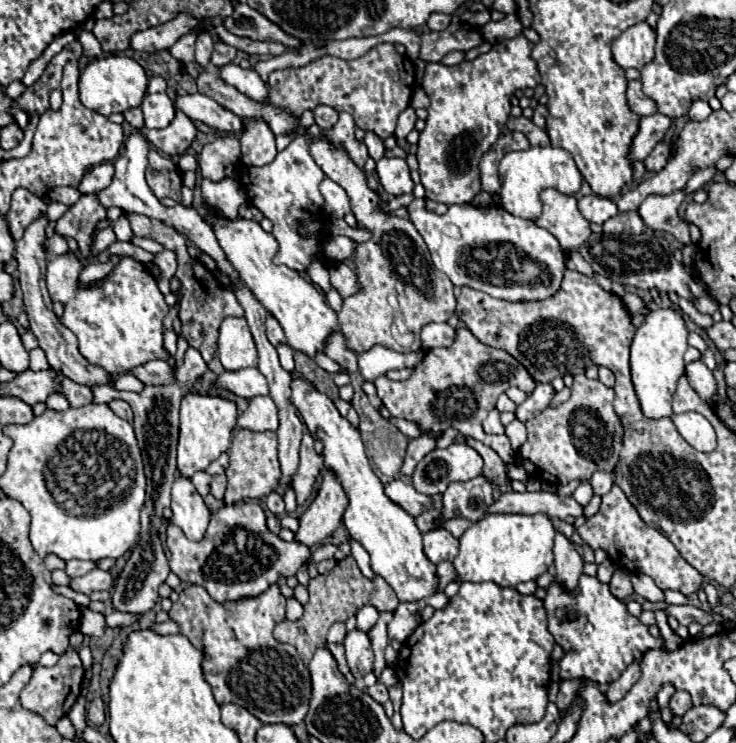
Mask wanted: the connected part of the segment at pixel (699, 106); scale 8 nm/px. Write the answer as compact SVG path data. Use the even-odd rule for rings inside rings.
M695 100L691 104L691 108L687 110L687 116L691 120L705 120L709 114L711 114L711 108L709 108L709 104L705 100Z

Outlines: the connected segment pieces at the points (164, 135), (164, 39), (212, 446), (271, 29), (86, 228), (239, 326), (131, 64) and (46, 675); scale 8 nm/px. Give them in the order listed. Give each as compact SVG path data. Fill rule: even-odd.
M177 110L173 122L167 128L145 130L145 136L153 148L165 152L167 156L177 156L185 154L191 148L197 136L197 128L191 118L187 118L183 112Z
M179 14L175 20L147 28L143 32L135 32L131 36L131 48L133 50L145 50L145 52L159 52L159 50L169 50L183 34L189 30L197 28L199 20L191 18L189 14Z
M187 394L181 400L179 410L179 446L177 446L177 472L191 478L197 470L207 470L207 466L219 458L221 452L229 450L233 428L237 420L237 406L219 396Z
M237 4L233 14L223 20L223 26L235 34L235 36L245 36L251 40L267 40L267 42L281 42L285 46L297 48L301 42L289 34L285 34L277 24L267 20L263 14L253 10L247 4Z
M83 194L55 224L55 232L65 240L71 236L79 242L79 250L85 258L91 254L91 234L95 224L105 218L105 208L99 204L95 194Z
M225 318L219 328L219 360L225 370L257 366L257 348L245 318Z
M109 54L107 58L91 60L79 76L79 100L85 108L95 110L103 116L113 112L125 112L129 108L141 106L147 92L147 74L145 70L125 54Z
M67 650L55 666L51 666L51 668L35 666L33 668L31 680L21 690L21 704L31 712L41 714L49 724L55 724L75 704L75 700L81 692L81 680L83 680L83 666L81 666L79 654L75 650Z

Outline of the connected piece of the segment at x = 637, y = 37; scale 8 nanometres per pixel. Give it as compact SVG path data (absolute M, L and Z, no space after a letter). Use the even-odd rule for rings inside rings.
M635 24L627 28L619 38L613 40L611 52L613 60L623 68L637 68L641 70L647 62L653 60L653 46L655 46L655 32L645 24Z

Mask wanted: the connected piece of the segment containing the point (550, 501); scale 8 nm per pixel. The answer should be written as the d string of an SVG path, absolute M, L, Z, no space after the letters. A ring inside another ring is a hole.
M505 492L499 500L489 506L489 512L507 512L507 514L547 514L565 520L567 516L581 516L583 506L573 498L561 498L555 492Z

